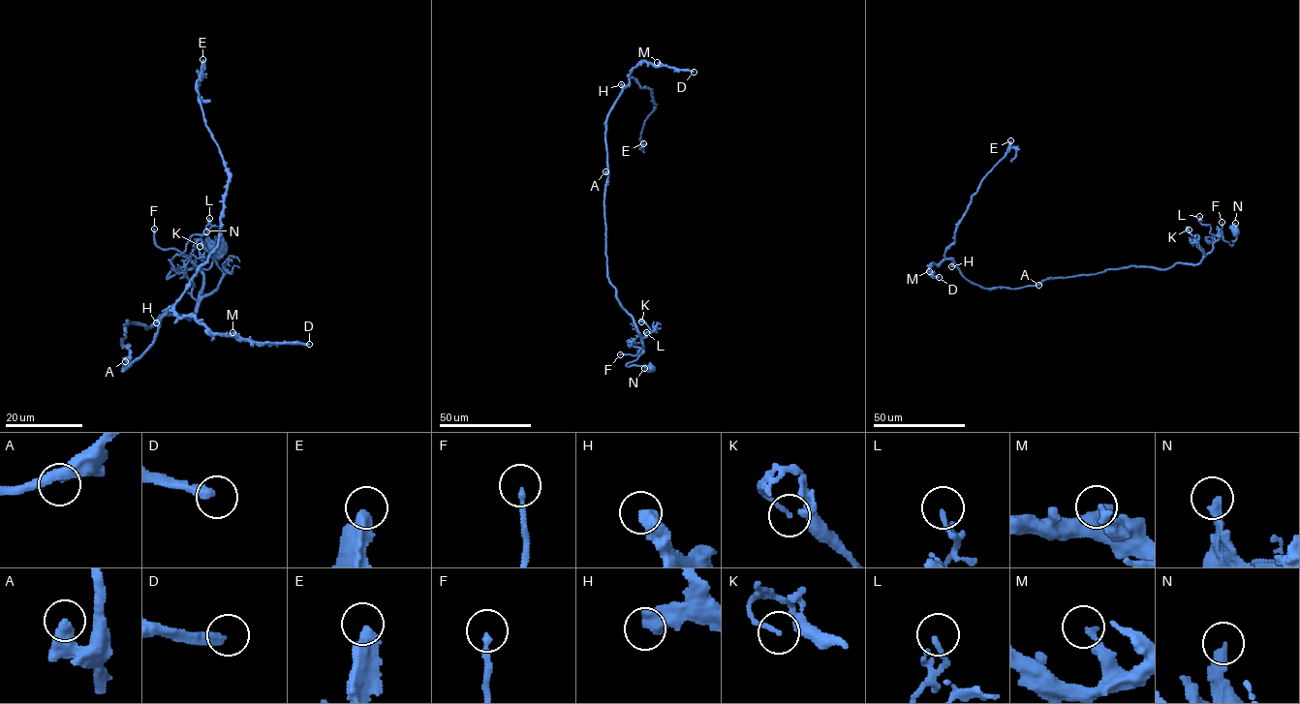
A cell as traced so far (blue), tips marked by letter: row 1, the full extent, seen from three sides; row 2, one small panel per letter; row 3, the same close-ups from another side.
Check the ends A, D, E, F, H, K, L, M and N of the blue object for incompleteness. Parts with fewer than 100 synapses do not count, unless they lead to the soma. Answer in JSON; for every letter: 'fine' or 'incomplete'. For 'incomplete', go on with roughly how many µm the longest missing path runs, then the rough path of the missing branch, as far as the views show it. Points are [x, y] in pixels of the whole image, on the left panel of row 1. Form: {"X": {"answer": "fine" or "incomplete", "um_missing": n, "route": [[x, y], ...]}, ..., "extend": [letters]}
{"A": {"answer": "fine"}, "D": {"answer": "incomplete", "um_missing": 60}, "E": {"answer": "fine"}, "F": {"answer": "fine"}, "H": {"answer": "fine"}, "K": {"answer": "fine"}, "L": {"answer": "fine"}, "M": {"answer": "fine"}, "N": {"answer": "fine"}, "extend": ["D"]}

